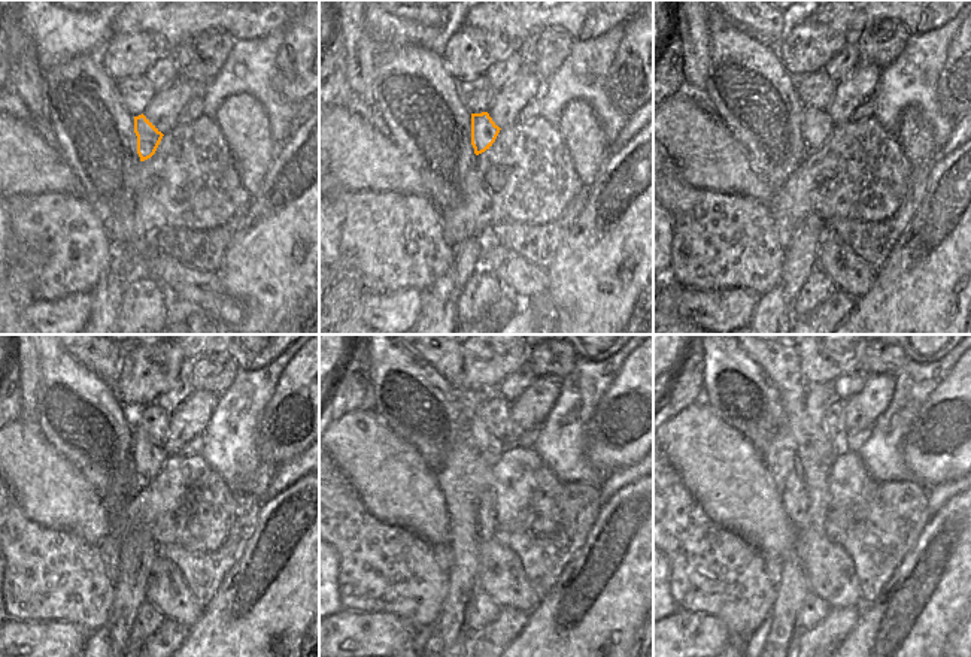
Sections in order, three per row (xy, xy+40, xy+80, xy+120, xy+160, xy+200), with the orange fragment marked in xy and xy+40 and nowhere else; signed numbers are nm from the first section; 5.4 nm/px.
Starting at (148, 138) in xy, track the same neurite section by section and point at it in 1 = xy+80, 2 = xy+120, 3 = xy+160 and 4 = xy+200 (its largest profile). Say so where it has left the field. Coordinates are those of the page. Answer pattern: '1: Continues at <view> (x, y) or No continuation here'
1: Continues at xy+80 (816, 124)
2: Continues at xy+120 (148, 459)
3: Continues at xy+160 (473, 402)
4: Continues at xy+200 (819, 396)

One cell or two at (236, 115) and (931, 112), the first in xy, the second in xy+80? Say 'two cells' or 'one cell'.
two cells

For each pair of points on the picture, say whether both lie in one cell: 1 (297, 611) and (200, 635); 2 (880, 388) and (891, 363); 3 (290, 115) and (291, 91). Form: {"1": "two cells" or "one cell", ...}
{"1": "one cell", "2": "two cells", "3": "two cells"}

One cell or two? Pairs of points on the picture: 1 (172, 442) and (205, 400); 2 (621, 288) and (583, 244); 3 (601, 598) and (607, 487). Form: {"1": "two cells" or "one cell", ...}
{"1": "one cell", "2": "one cell", "3": "two cells"}

